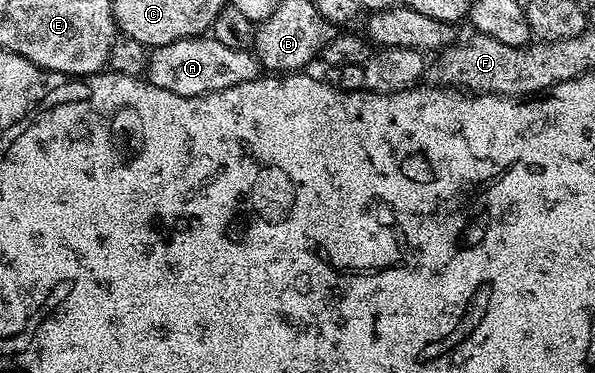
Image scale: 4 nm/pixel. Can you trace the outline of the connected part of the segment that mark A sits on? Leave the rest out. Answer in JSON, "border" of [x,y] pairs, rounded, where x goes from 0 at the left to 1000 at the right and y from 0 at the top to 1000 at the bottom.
{"border":[[[348,91],[313,99],[286,110],[286,121],[254,129],[245,193],[250,223],[266,228],[266,239],[279,239],[279,249],[306,260],[333,260],[387,239],[387,228],[407,228],[413,217],[439,209],[439,201],[437,161],[424,137],[387,131]]]}

